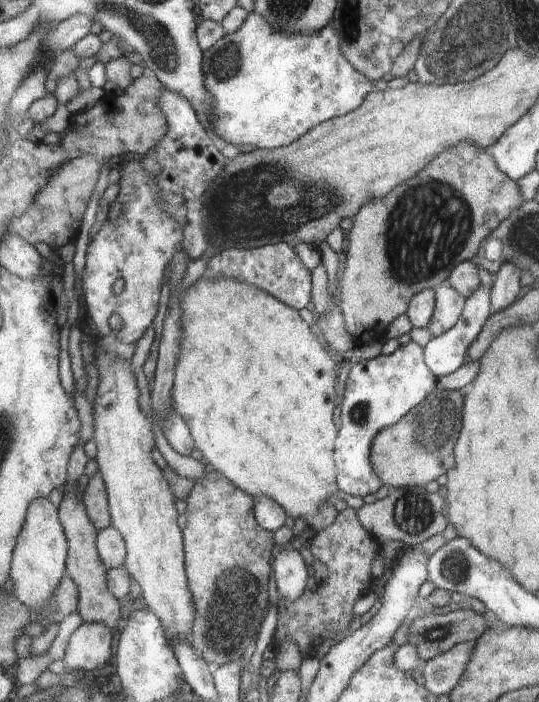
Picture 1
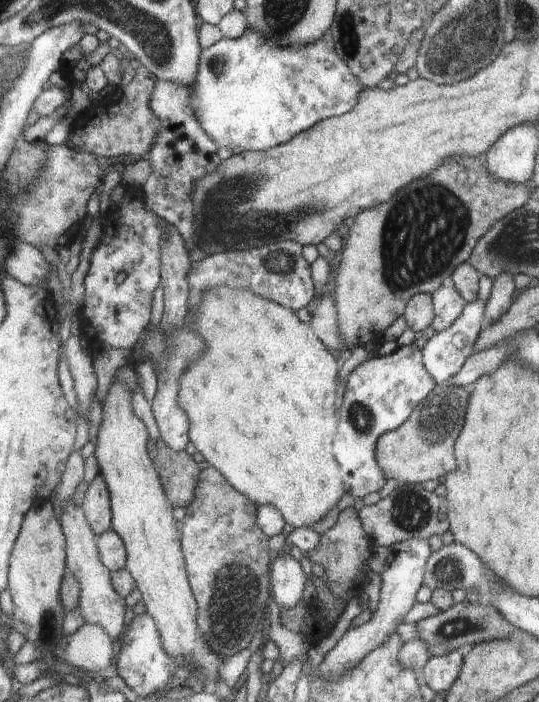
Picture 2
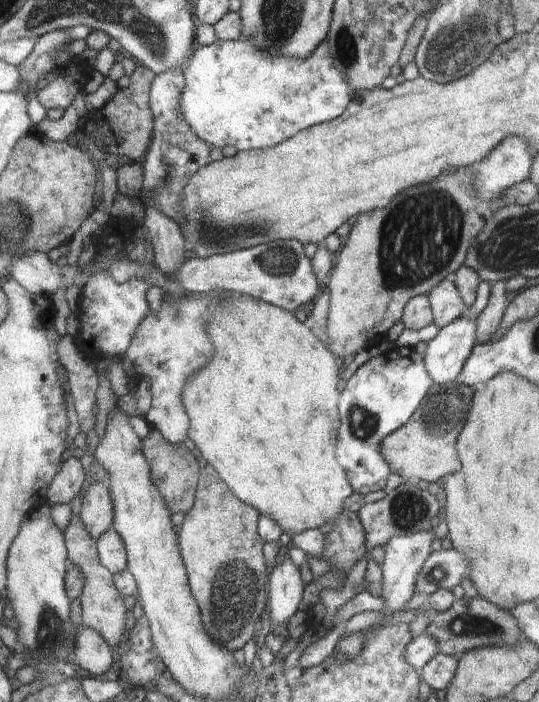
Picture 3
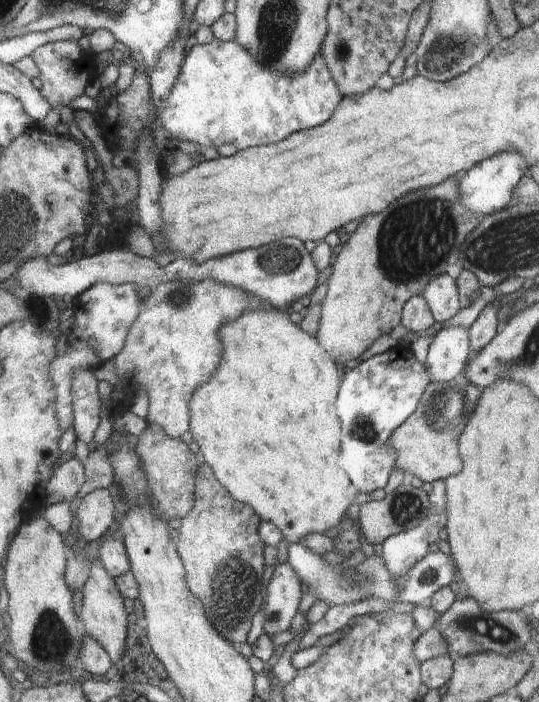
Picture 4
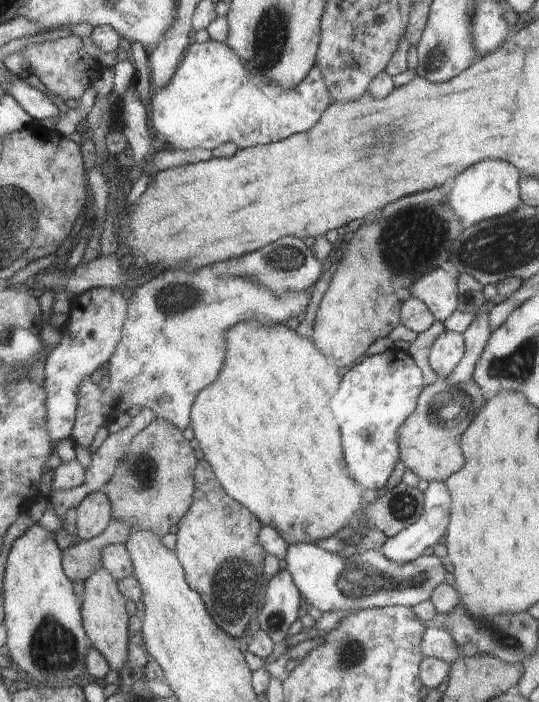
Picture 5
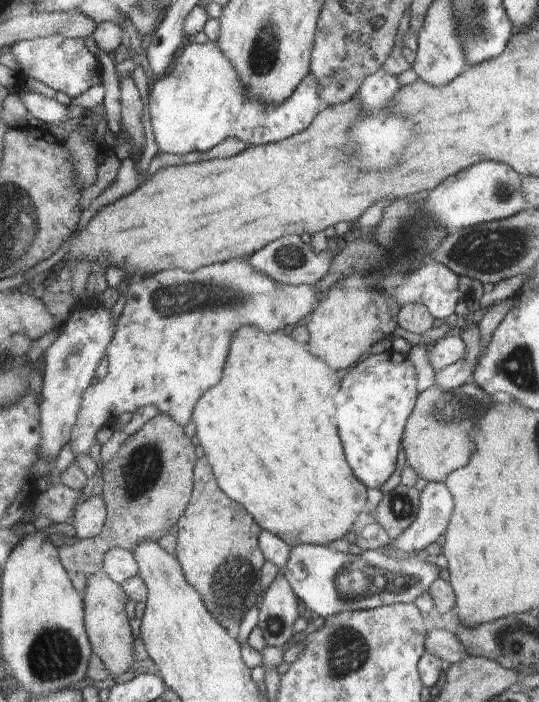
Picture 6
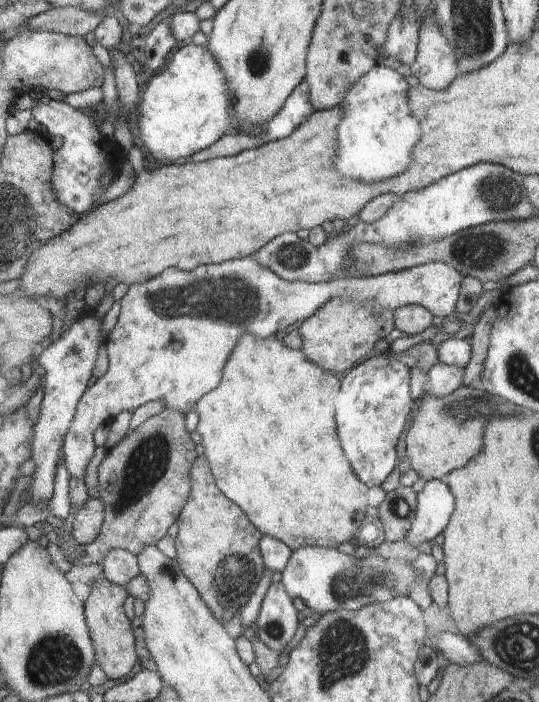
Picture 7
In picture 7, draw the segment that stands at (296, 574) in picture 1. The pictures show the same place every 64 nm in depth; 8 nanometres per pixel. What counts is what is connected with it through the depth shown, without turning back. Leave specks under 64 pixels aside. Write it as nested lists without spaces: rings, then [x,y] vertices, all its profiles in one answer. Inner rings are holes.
[[[276,578],[266,591],[256,620],[258,638],[274,652],[282,652],[298,628],[298,614],[292,602]]]

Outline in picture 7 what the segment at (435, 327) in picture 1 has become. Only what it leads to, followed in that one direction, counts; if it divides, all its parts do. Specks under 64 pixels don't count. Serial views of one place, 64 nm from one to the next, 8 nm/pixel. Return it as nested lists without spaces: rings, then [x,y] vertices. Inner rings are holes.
[[[254,257],[236,258],[224,263],[202,265],[194,270],[183,271],[169,268],[148,282],[131,285],[121,300],[121,313],[110,333],[107,348],[110,356],[108,372],[97,380],[80,402],[78,416],[74,420],[70,434],[66,436],[64,450],[71,476],[86,478],[90,462],[96,454],[96,433],[102,425],[110,423],[122,411],[135,412],[149,402],[162,400],[166,408],[186,412],[195,410],[202,396],[213,391],[221,383],[225,364],[237,347],[238,340],[248,332],[256,338],[275,336],[280,330],[289,330],[304,323],[330,300],[374,300],[382,308],[403,307],[408,304],[429,309],[434,316],[445,321],[455,316],[456,297],[459,295],[462,274],[449,264],[432,261],[395,273],[378,276],[337,278],[323,283],[288,282],[276,276],[272,270],[258,264]]]

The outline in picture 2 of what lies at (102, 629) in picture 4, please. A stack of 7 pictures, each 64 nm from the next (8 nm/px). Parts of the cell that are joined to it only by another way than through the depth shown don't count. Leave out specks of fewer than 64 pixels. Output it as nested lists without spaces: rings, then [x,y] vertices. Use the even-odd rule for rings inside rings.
[[[73,500],[64,506],[62,522],[69,540],[69,570],[82,582],[81,610],[86,622],[98,624],[110,632],[112,638],[119,639],[126,630],[126,599],[116,592],[113,571],[102,560],[98,537],[86,516],[83,506],[76,507]]]

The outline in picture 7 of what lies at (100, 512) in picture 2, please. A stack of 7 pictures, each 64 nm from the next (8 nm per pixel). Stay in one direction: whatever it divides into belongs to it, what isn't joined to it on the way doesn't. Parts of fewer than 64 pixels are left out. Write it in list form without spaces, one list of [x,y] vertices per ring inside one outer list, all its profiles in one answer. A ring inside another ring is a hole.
[[[91,498],[86,506],[77,510],[73,535],[76,543],[92,544],[102,532],[106,518],[106,504],[99,498]]]

